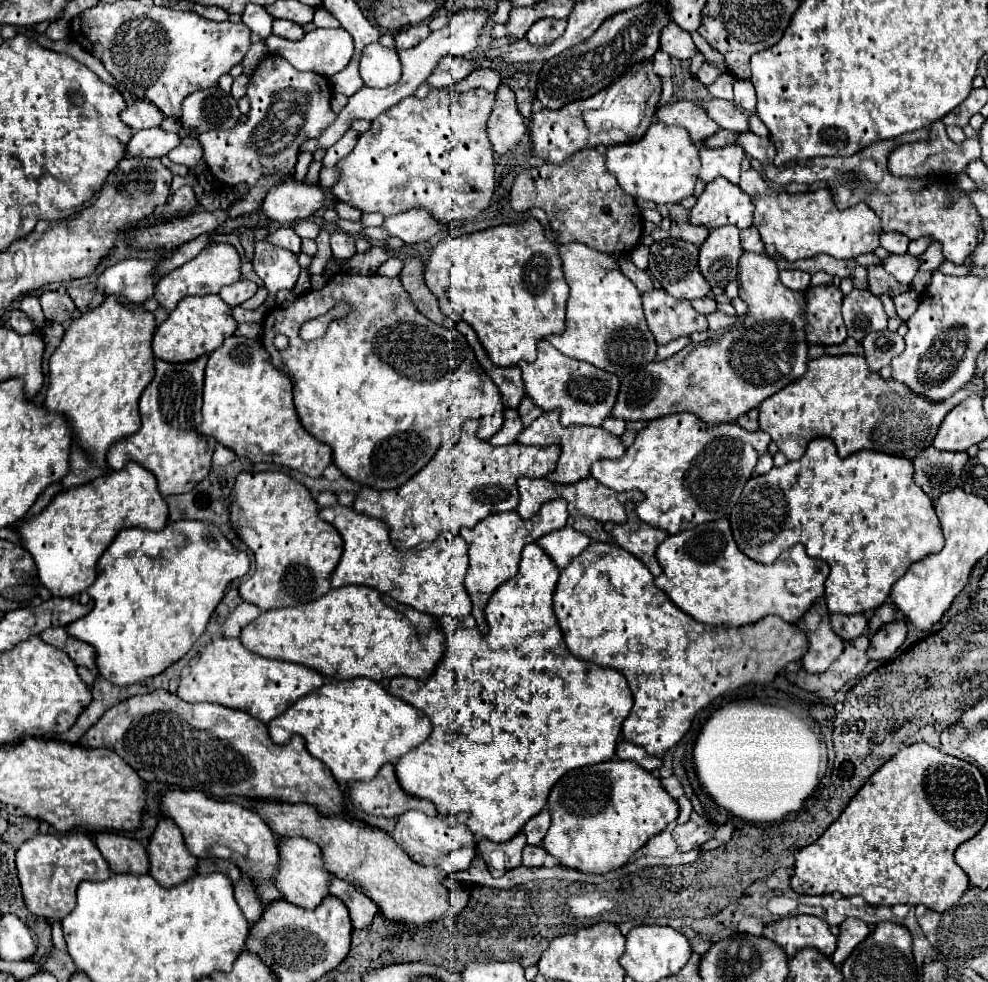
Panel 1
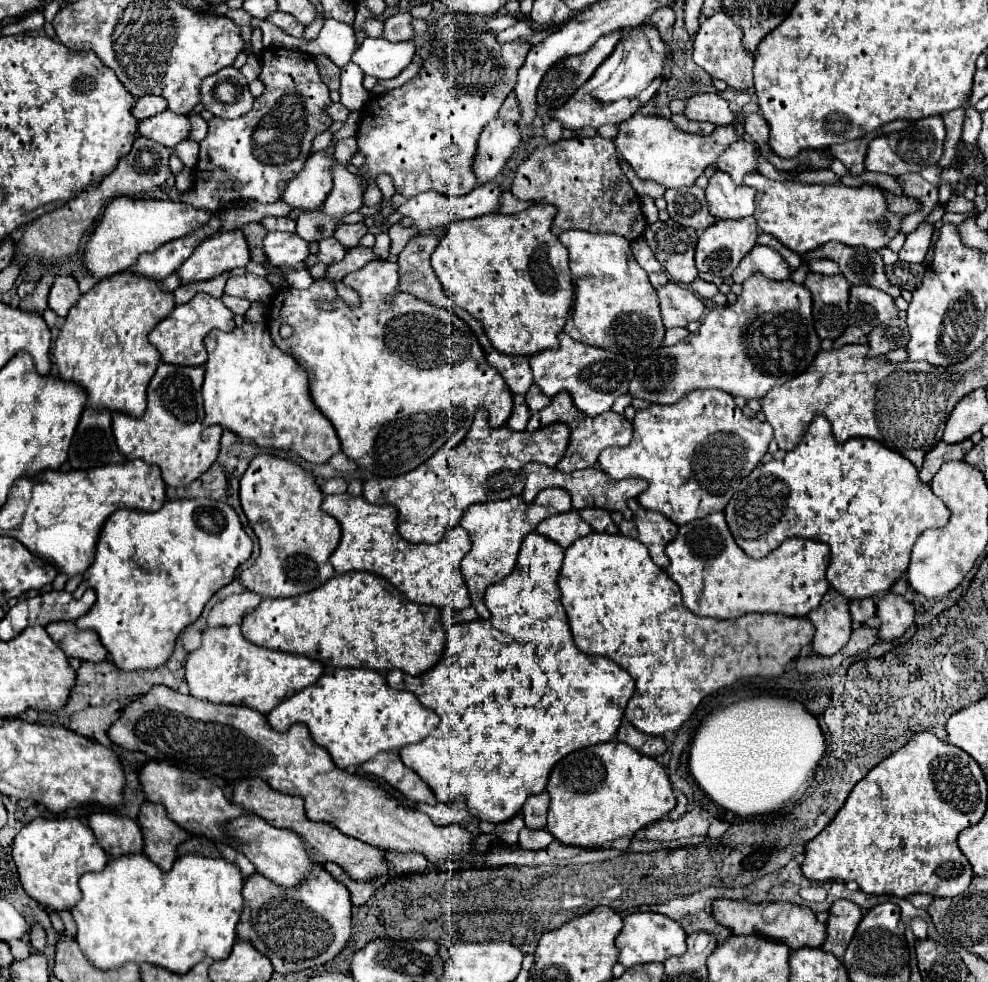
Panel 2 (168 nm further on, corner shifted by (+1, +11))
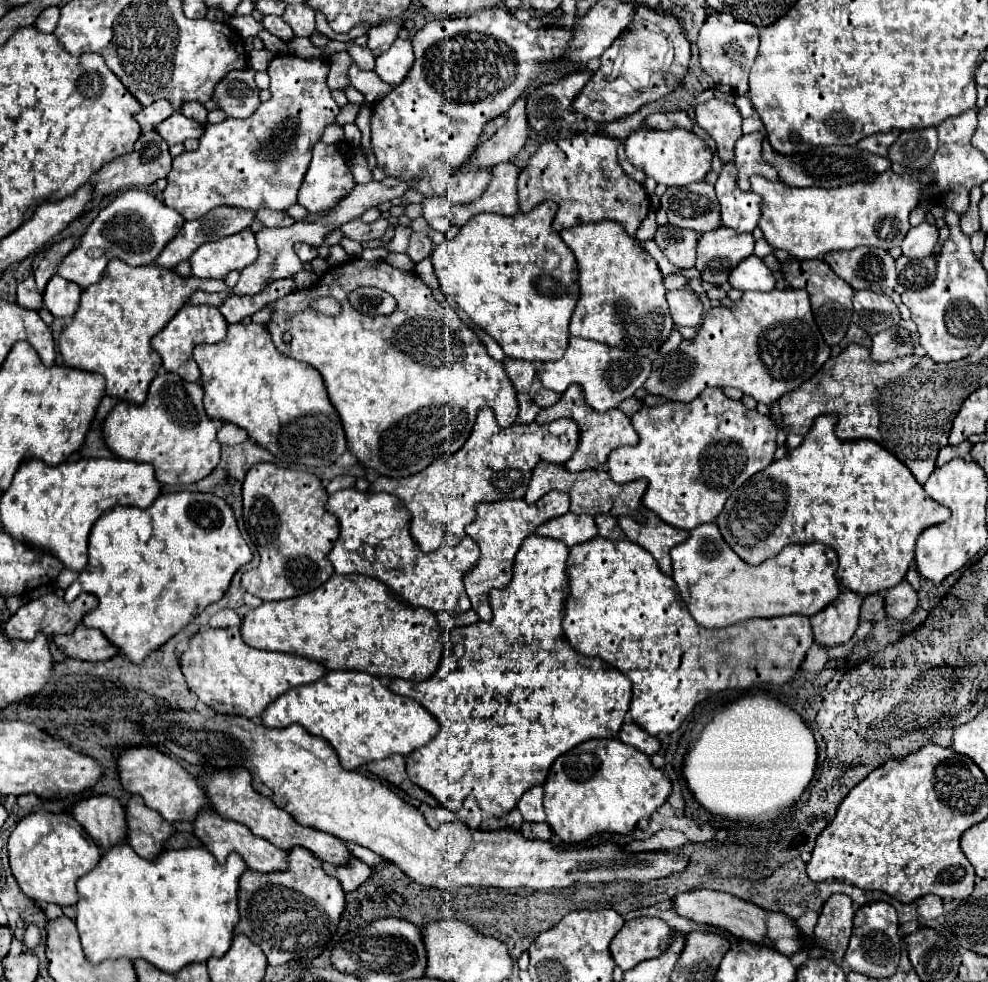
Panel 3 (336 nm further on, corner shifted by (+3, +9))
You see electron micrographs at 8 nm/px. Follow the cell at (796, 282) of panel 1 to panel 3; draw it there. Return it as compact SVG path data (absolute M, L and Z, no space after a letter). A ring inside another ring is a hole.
M747 257L729 275L729 285L739 291L771 291L775 277L759 257Z

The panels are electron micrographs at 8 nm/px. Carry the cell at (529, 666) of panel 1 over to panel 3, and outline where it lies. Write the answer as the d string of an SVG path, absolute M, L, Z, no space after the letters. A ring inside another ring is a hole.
M529 535L529 539L523 541L521 549L517 551L515 555L515 563L513 563L513 579L509 583L509 587L505 589L499 589L499 591L491 591L489 593L489 603L491 603L491 609L493 609L493 619L491 621L479 621L473 625L457 628L450 631L449 644L453 653L449 655L449 659L445 659L441 663L441 667L433 673L433 677L429 677L427 681L407 681L407 679L393 679L389 689L393 693L399 693L399 695L405 695L405 697L411 697L413 701L417 701L419 705L423 705L431 715L437 717L439 725L441 725L441 731L439 735L429 741L425 747L413 751L409 757L407 757L407 775L409 779L419 785L421 789L425 789L427 793L431 793L435 799L439 799L439 803L457 813L465 801L465 797L473 795L475 801L479 803L479 807L493 815L493 817L501 817L503 813L509 813L515 809L517 801L521 799L521 795L533 787L533 785L543 785L553 761L563 755L565 751L569 751L571 747L587 741L587 739L597 739L597 737L617 737L621 725L623 725L623 719L625 719L625 713L629 709L629 703L631 703L631 681L621 673L617 671L615 667L607 665L605 661L597 659L597 657L585 657L585 655L579 655L571 649L571 645L567 643L565 635L563 635L563 627L561 627L561 621L565 617L565 603L567 603L567 597L569 597L569 579L567 579L567 555L569 555L569 547L561 541L553 541L553 539L545 539L545 537L539 537L539 535Z

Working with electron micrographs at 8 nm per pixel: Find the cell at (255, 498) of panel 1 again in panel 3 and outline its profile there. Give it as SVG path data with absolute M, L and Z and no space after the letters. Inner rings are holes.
M257 463L249 469L243 481L243 519L251 541L257 545L261 563L255 571L245 571L241 577L247 593L261 601L281 601L317 589L335 573L327 555L339 537L339 521L325 509L327 499L325 487L313 473L283 469L275 463Z

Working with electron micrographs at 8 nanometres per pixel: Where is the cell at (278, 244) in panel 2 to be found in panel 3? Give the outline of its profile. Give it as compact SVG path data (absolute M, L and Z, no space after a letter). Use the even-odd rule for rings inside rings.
M295 243L295 253L299 255L299 259L303 263L309 263L309 261L313 261L317 257L317 247L307 245L307 243Z

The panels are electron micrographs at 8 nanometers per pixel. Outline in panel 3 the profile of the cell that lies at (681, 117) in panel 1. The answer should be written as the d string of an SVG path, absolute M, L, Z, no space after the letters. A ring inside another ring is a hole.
M711 99L707 103L697 105L695 109L697 115L697 123L701 129L705 129L711 139L715 141L719 153L717 157L723 163L731 163L733 161L733 149L735 149L735 141L743 135L741 133L741 113L739 109L723 99Z

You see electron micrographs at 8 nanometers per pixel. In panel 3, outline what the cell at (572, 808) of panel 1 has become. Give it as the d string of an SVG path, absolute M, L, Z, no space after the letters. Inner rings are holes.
M615 737L583 741L571 751L557 757L557 761L551 765L547 781L543 783L543 789L547 823L551 825L553 833L557 833L565 843L579 843L597 833L625 835L637 825L639 819L649 819L657 811L657 807L661 807L671 795L671 783L665 773L661 769L655 769L645 753L633 749L631 745L625 745L623 741L617 741Z

